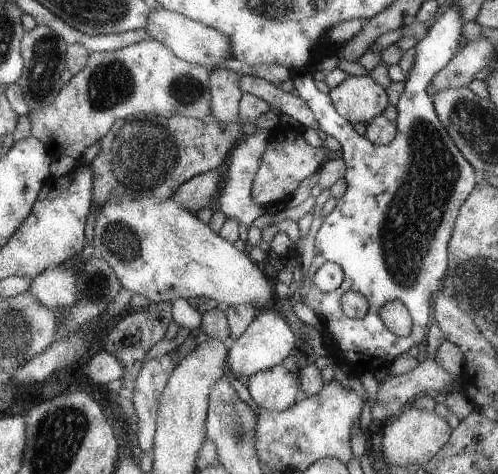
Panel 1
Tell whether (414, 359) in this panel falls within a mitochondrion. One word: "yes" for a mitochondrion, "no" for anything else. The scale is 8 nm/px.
no

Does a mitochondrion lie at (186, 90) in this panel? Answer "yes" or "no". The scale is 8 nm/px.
yes

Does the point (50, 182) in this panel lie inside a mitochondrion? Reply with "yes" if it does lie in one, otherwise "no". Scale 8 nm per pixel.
no

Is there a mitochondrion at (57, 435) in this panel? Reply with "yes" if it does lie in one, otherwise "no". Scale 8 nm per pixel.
yes

